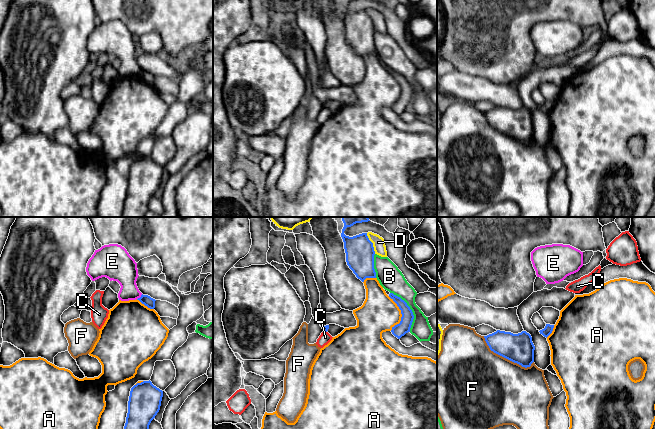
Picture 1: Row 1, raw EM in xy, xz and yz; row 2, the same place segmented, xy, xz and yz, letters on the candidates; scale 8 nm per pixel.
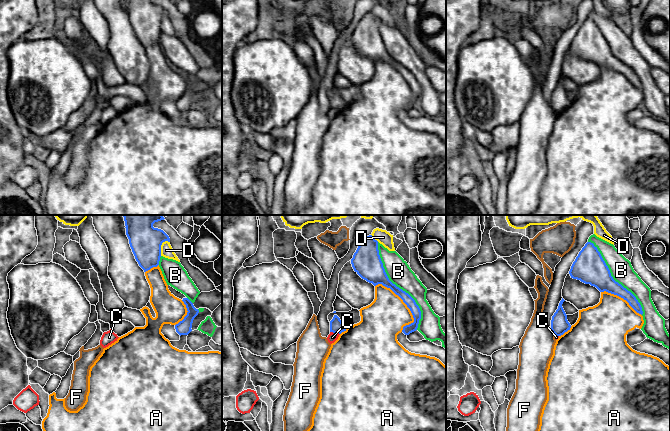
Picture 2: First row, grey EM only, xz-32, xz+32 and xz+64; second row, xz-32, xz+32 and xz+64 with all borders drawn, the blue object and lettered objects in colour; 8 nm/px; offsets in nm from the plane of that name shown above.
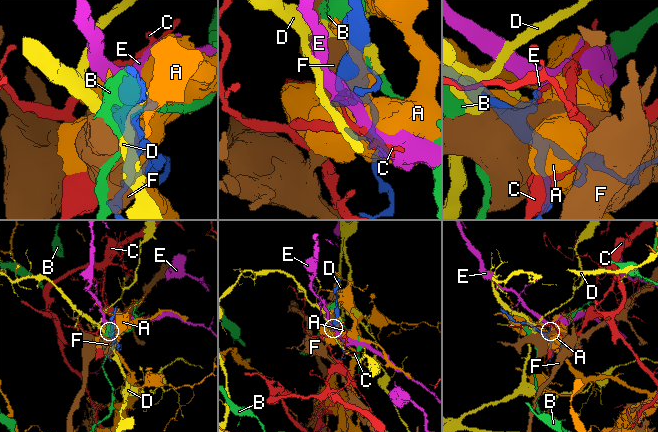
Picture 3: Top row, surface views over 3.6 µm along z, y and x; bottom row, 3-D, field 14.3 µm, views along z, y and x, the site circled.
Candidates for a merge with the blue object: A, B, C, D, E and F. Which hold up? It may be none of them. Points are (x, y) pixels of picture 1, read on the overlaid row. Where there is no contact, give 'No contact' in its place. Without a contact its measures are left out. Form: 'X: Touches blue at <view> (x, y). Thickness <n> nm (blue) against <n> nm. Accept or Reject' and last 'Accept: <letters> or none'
A: Touches blue at xz (401, 313). Thickness 110 nm (blue) against 300 nm. Reject
B: Touches blue at xz (410, 309). Thickness 110 nm (blue) against 170 nm. Reject
C: Touches blue at xz (325, 331). Thickness 50 nm (blue) against 90 nm. Reject
D: Touches blue at xz (372, 243). Thickness 220 nm (blue) against 100 nm. Reject
E: Touches blue at xy (140, 297). Thickness 80 nm (blue) against 200 nm. Reject
F: Touches blue at yz (505, 357). Thickness 240 nm (blue) against 480 nm. Reject
Accept: none

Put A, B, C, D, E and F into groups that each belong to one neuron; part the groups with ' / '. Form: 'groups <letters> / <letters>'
groups A / B / C / D / E / F

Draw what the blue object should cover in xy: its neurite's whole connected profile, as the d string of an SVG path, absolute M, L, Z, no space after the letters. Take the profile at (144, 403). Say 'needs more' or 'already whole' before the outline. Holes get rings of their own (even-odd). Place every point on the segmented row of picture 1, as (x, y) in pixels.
already whole; M150 380L134 385L130 391L124 429L149 429L160 410L162 397L163 391Z

